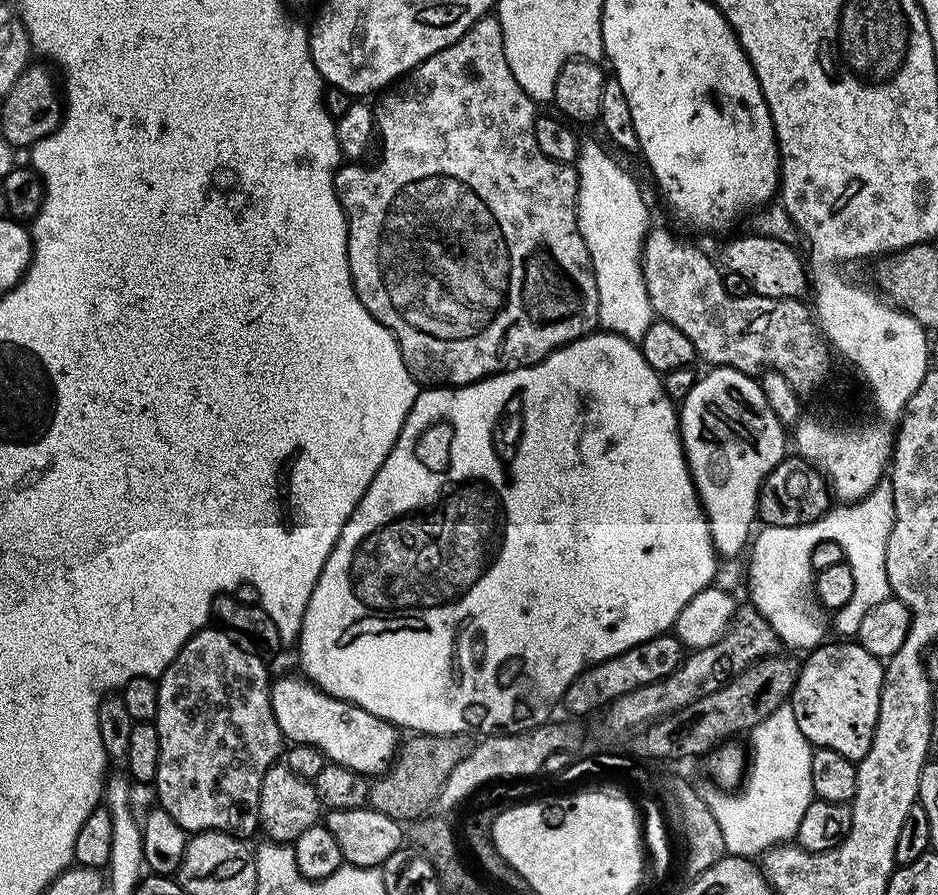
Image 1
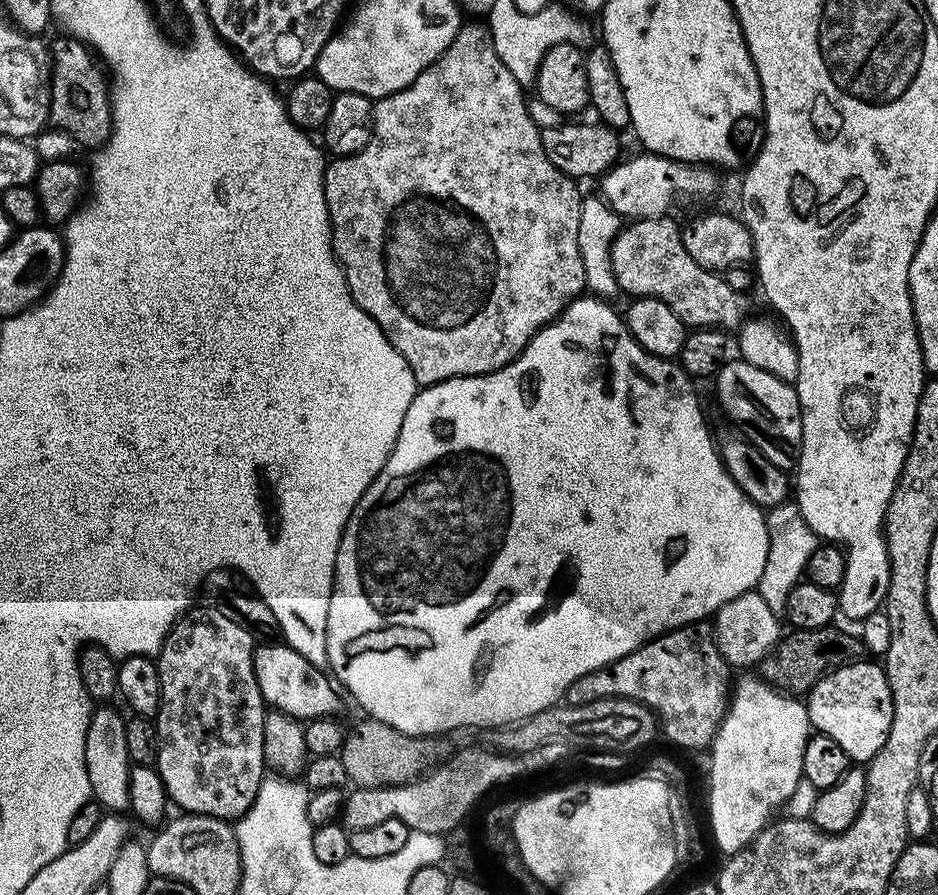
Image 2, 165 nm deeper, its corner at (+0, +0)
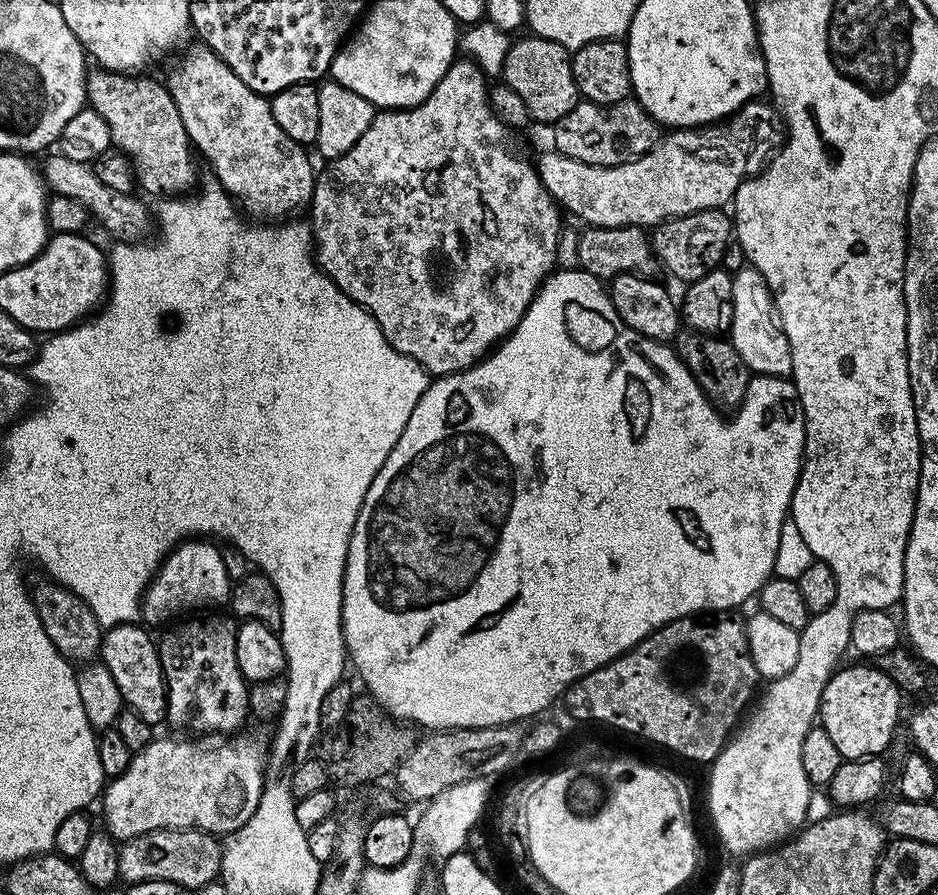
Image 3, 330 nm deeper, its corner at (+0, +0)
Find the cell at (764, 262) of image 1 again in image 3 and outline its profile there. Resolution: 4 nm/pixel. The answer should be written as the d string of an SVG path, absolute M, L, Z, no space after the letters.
M711 208L673 220L663 220L655 225L651 229L650 239L659 267L683 282L697 280L711 268L721 267L726 246L734 240L734 220L726 213L719 208Z

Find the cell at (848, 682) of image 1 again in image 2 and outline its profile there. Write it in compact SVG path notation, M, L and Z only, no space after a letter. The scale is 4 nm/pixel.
M865 658L826 674L806 696L809 725L816 732L834 738L852 762L867 762L882 750L882 742L886 742L894 718L892 691L884 669L879 663L871 662L876 663Z

